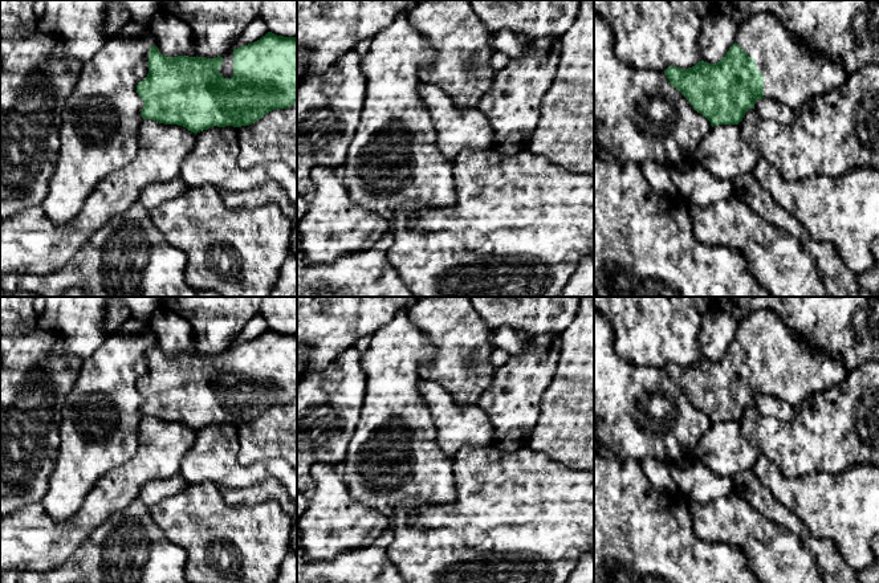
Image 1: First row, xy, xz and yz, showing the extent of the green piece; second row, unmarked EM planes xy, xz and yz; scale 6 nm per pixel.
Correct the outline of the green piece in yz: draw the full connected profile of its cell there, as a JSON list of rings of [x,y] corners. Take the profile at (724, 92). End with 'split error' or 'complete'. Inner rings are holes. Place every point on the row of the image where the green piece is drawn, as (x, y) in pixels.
[[[773,13],[749,16],[738,28],[736,42],[717,62],[699,61],[695,66],[664,70],[670,83],[676,87],[703,114],[711,126],[738,125],[757,99],[770,98],[793,110],[799,109],[814,95],[835,89],[847,77],[841,61],[818,56],[801,44]]] | split error

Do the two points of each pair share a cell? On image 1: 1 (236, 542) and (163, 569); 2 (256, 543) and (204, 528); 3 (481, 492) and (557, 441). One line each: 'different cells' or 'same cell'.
1: different cells
2: same cell
3: different cells

